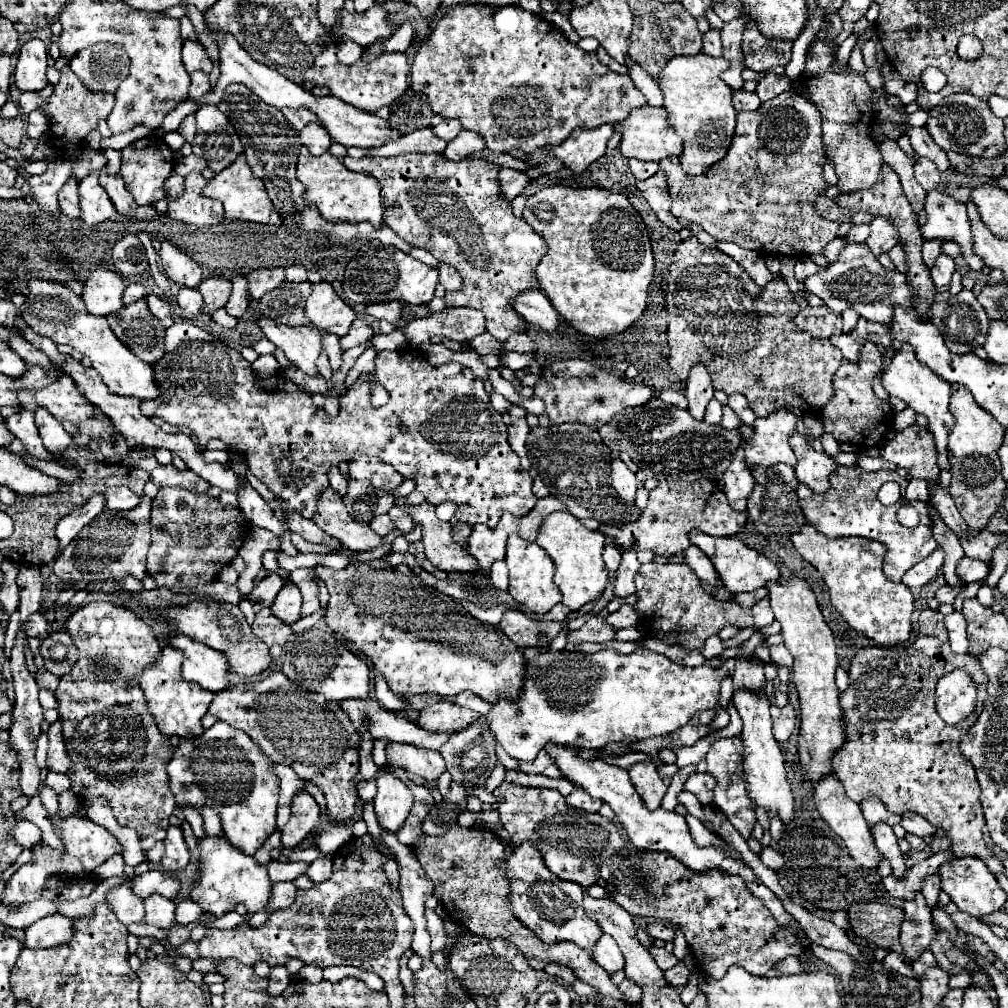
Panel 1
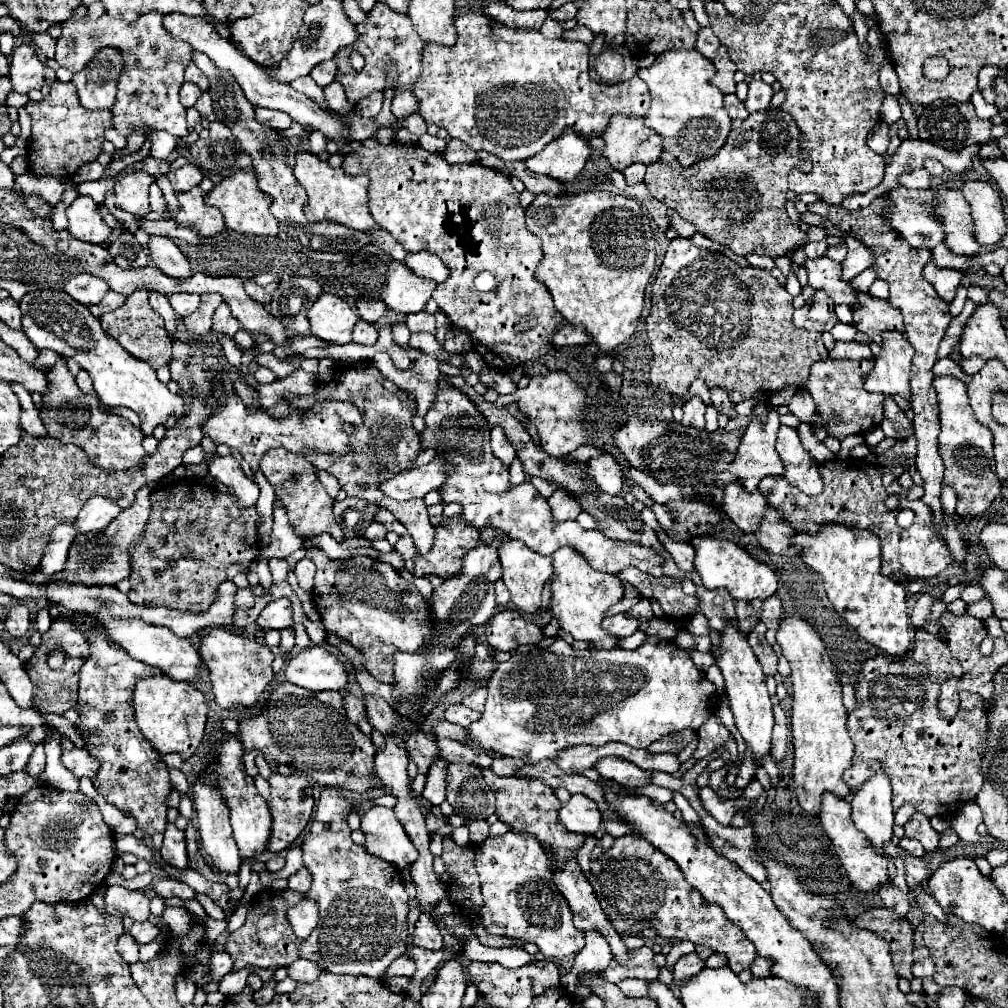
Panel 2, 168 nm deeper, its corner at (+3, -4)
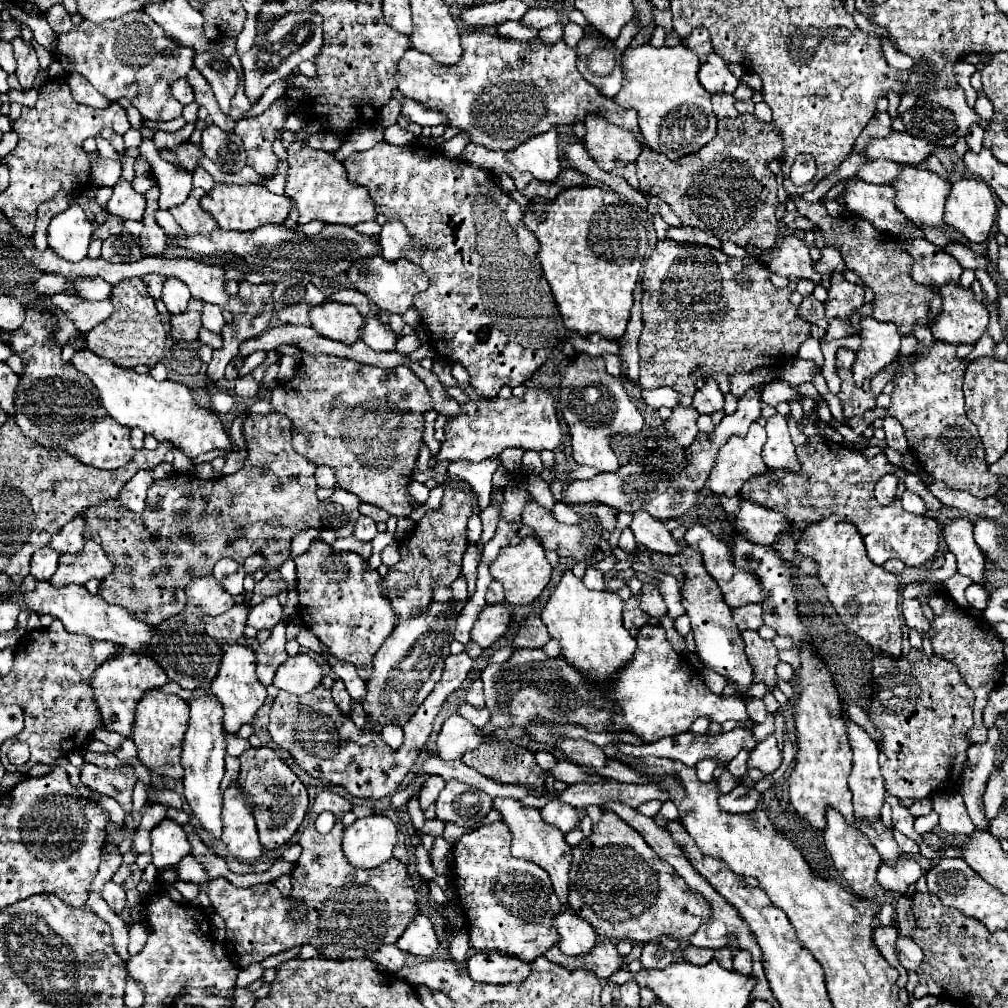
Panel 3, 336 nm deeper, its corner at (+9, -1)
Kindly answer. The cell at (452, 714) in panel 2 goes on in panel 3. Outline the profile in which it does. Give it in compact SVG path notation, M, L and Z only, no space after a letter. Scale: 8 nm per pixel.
M460 704L458 714L464 716L466 720L470 720L474 726L484 726L490 718L490 712L486 708L474 708L470 704Z

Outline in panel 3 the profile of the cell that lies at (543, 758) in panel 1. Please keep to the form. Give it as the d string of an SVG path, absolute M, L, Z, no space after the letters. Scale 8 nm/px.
M734 728L730 732L720 732L718 736L710 736L710 734L692 734L692 732L684 732L684 734L678 734L674 738L662 738L654 744L642 744L642 746L632 746L632 744L616 744L618 750L622 754L628 754L628 756L634 756L634 758L644 758L644 756L660 756L660 758L670 758L670 760L680 760L682 764L686 766L694 766L696 762L704 760L704 758L718 758L722 764L728 764L742 748L744 750L752 750L756 746L756 738L752 732L748 730L740 730L740 728Z

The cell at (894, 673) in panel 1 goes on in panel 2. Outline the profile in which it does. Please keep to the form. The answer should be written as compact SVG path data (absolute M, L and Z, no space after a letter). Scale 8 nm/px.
M924 629L914 631L912 647L900 657L890 655L876 655L868 659L862 667L860 679L856 683L856 709L848 717L848 731L856 745L854 765L844 773L844 781L856 791L870 775L878 769L884 769L892 783L892 803L894 809L902 807L904 803L912 803L916 811L928 817L950 817L954 815L964 803L972 801L978 791L982 789L984 775L980 773L982 751L988 739L988 725L986 725L986 703L980 695L960 691L960 709L956 717L944 719L938 711L938 697L940 685L962 673L960 663L954 661L948 645L934 633Z

